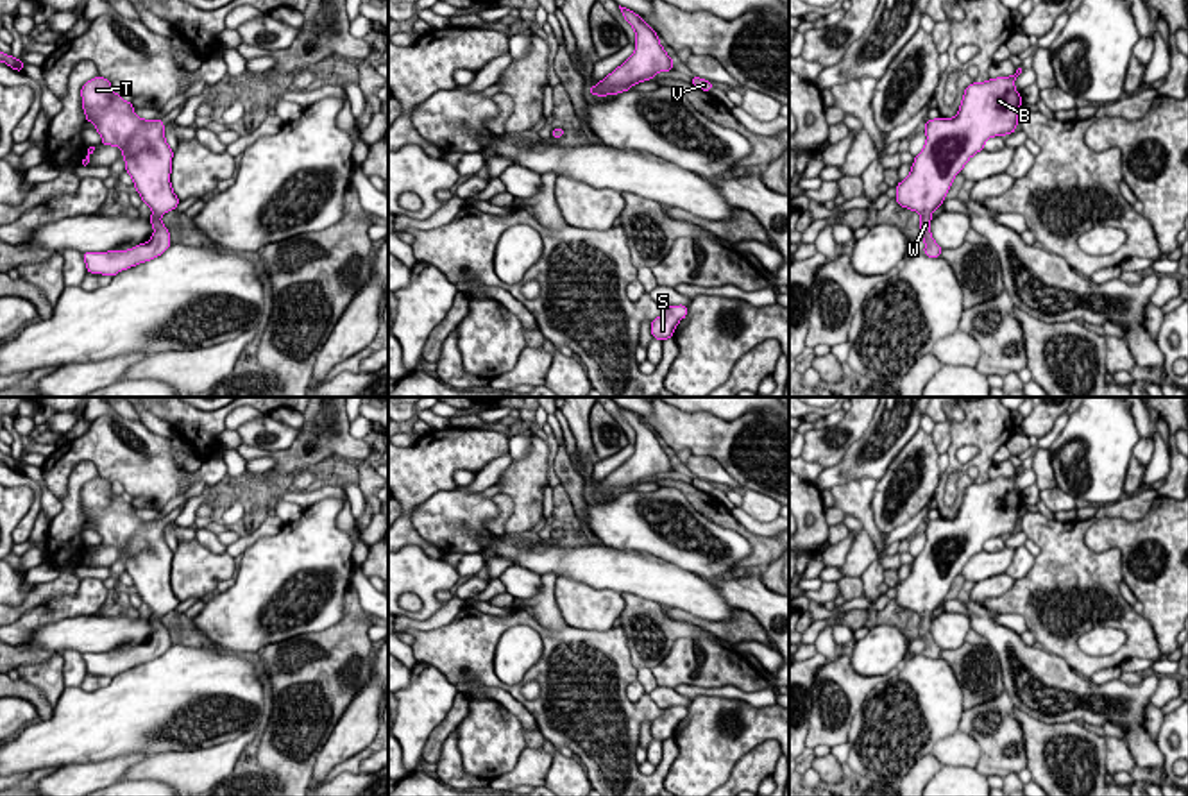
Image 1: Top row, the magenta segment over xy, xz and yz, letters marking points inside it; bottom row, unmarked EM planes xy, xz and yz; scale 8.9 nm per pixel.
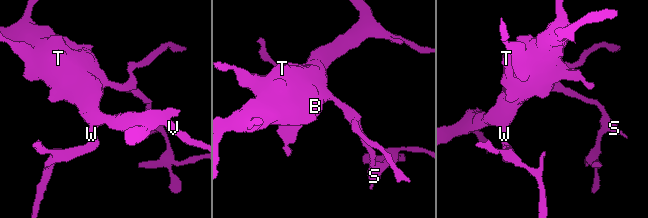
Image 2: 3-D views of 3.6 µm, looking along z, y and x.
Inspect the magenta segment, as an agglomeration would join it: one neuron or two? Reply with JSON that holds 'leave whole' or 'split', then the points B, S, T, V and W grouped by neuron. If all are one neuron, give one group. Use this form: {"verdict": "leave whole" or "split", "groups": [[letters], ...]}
{"verdict": "leave whole", "groups": [["B", "S", "T", "V", "W"]]}

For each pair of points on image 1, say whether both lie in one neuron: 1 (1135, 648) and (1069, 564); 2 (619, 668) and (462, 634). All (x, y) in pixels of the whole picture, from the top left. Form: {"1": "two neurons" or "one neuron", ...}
{"1": "one neuron", "2": "one neuron"}

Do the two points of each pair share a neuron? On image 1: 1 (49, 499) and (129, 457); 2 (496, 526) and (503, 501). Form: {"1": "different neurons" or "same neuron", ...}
{"1": "different neurons", "2": "same neuron"}

